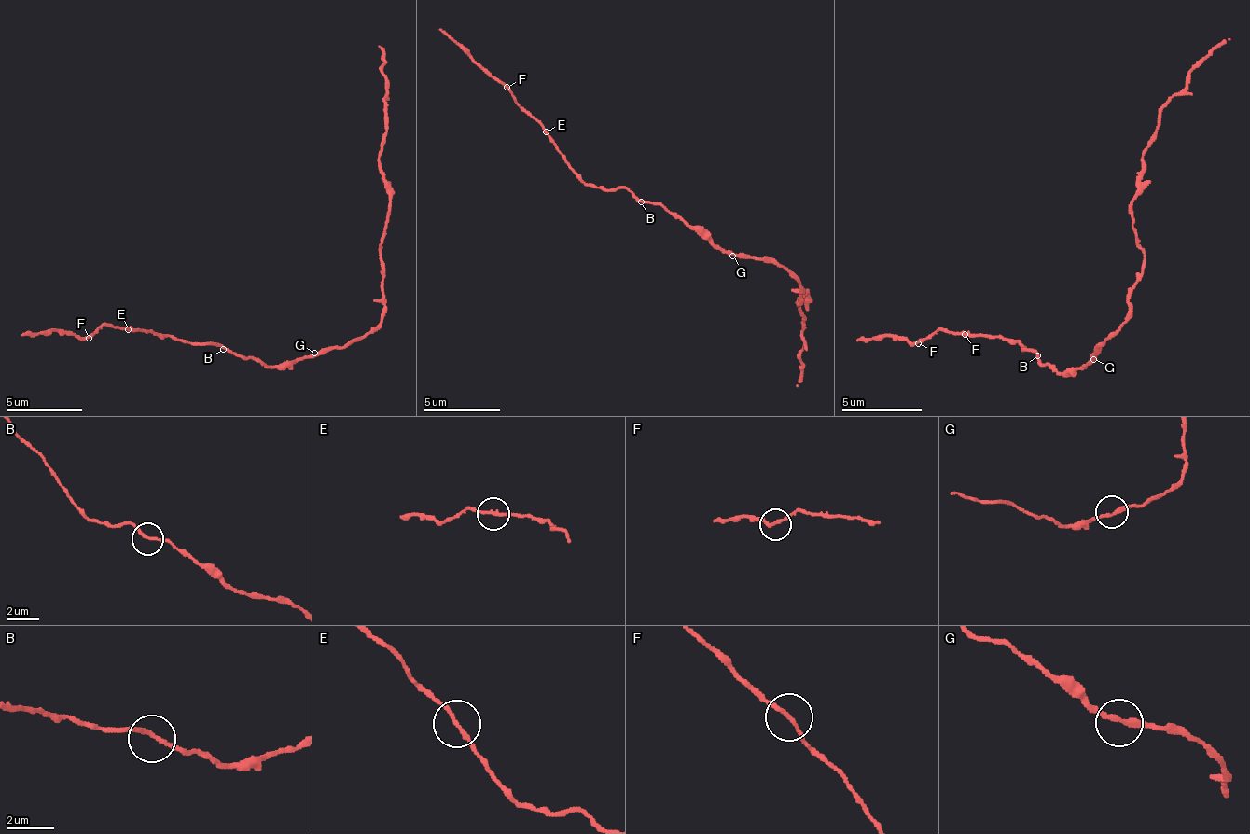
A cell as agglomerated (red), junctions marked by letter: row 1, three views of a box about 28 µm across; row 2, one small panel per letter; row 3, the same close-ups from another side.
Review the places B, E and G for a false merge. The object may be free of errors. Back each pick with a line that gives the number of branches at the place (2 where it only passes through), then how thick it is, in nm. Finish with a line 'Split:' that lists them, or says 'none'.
Split: none

